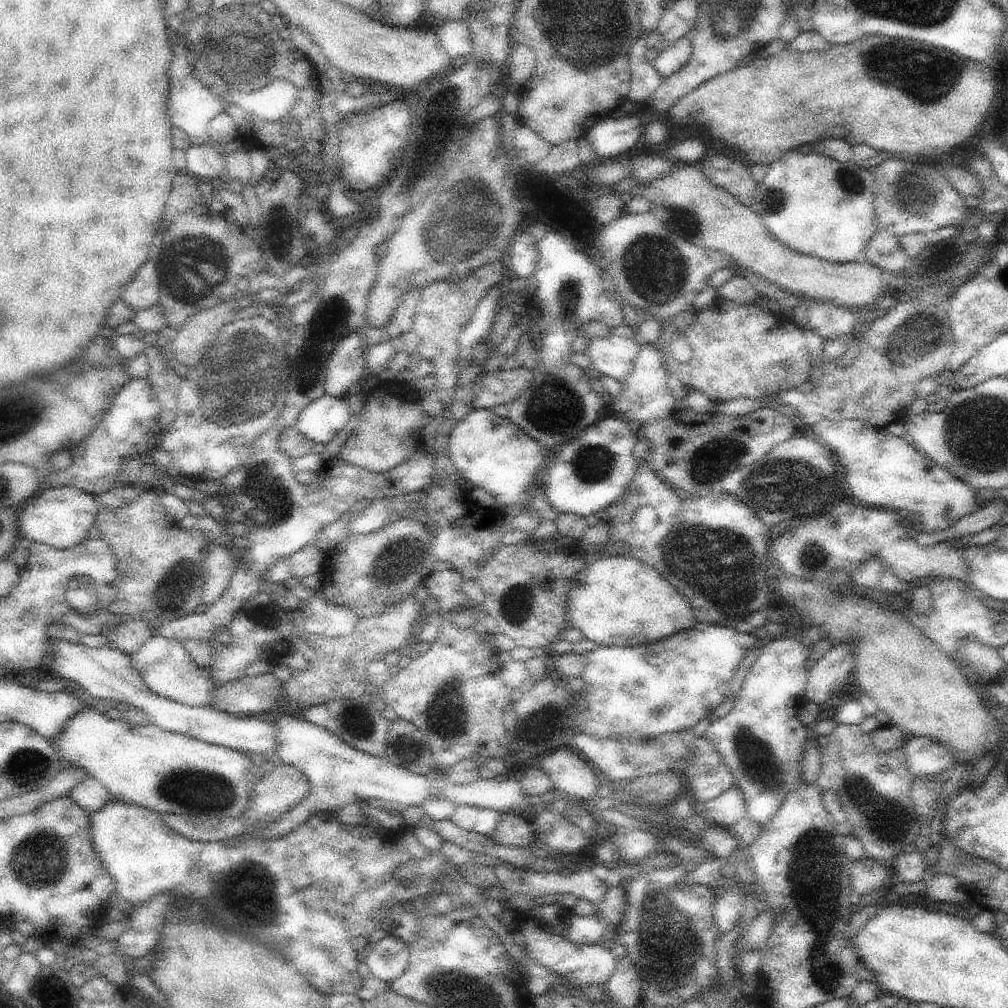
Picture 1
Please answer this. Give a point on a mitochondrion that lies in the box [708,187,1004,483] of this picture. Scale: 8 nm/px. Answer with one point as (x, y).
(923, 333)

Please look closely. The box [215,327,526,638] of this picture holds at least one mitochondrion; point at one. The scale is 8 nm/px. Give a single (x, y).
(382, 571)

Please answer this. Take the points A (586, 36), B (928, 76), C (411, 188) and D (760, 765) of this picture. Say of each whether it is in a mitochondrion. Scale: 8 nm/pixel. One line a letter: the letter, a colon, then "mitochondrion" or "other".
A: mitochondrion
B: mitochondrion
C: mitochondrion
D: mitochondrion

